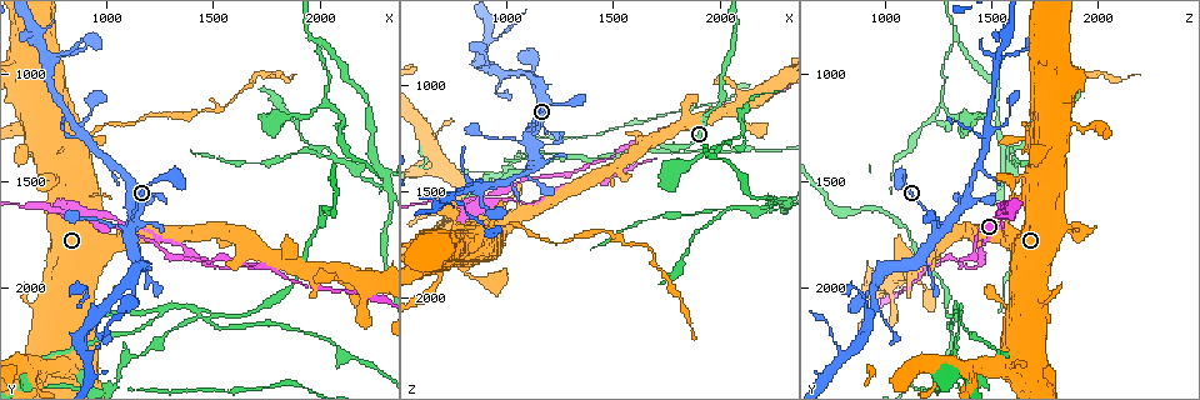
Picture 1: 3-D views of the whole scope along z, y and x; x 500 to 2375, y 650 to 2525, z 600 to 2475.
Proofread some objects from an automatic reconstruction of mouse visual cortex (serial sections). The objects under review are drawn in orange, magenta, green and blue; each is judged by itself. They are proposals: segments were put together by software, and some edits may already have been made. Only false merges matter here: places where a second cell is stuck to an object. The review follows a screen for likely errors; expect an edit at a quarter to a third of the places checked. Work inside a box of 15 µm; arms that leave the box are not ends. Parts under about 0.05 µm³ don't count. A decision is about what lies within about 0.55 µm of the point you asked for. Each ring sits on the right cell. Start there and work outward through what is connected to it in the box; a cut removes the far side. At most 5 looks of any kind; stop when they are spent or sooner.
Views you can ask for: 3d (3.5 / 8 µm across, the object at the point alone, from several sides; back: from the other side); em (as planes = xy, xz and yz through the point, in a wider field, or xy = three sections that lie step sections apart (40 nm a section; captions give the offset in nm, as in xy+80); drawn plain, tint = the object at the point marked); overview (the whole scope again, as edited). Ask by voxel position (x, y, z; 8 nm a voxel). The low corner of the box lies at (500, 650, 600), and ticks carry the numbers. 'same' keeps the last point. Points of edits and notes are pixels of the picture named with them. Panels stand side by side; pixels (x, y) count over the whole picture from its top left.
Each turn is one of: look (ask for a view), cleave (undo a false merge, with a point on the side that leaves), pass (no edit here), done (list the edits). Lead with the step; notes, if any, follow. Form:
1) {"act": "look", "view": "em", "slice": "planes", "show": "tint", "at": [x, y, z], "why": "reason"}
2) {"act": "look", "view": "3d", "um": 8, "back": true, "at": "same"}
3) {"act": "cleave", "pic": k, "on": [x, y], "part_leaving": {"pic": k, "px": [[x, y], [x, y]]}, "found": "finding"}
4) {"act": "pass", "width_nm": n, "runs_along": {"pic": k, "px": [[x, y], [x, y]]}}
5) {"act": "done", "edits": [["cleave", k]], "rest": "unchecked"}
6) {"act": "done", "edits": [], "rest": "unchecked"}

{"act": "look", "view": "3d", "um": 8, "at": [900, 2000, 860], "why": "abrupt turn"}

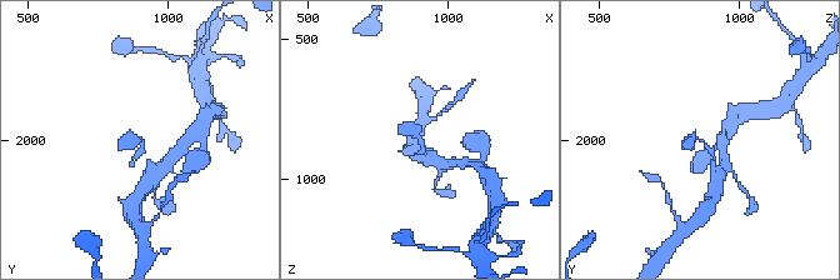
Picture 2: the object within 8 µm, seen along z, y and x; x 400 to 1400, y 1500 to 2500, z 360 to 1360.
{"act": "look", "view": "3d", "um": 3.5, "at": [890, 1990, 850]}

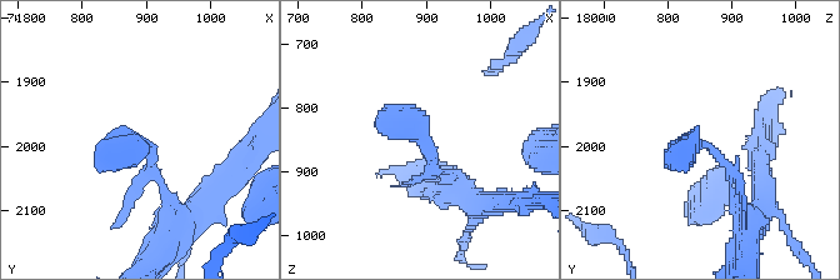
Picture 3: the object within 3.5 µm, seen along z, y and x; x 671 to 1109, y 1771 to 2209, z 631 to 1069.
{"act": "pass", "runs_along": {"pic": 3, "px": [[453, 180], [399, 121], [379, 125]]}, "found": "continuous, no second cell"}

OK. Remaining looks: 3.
{"act": "look", "view": "3d", "um": 8, "at": [880, 1660, 1540], "why": "sharp bend"}

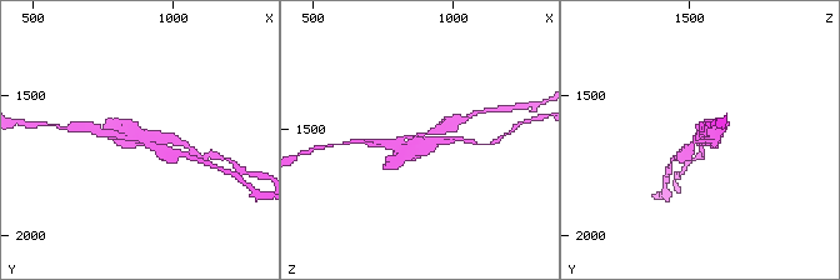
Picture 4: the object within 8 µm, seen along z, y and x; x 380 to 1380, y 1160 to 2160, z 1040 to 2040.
{"act": "look", "view": "em", "slice": "xy", "step": 1, "show": "tint", "at": [890, 1650, 1550], "arms": 3, "arm_widths_nm": [200, 300, 400]}

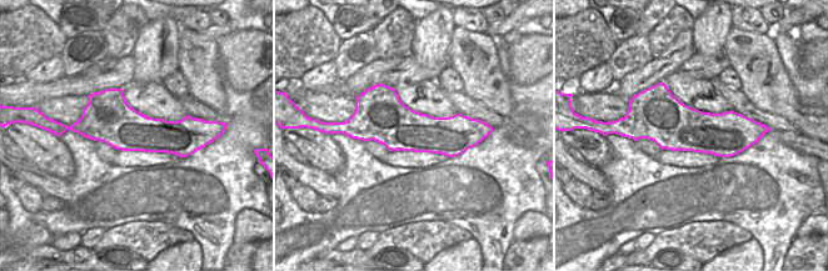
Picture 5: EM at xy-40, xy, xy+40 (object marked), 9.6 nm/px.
{"act": "cleave", "pic": 4, "on": [389, 165], "found": "two cells meet here"}

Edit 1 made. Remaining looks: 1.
{"act": "done", "edits": [["cleave", 4]], "rest": "unchecked"}

